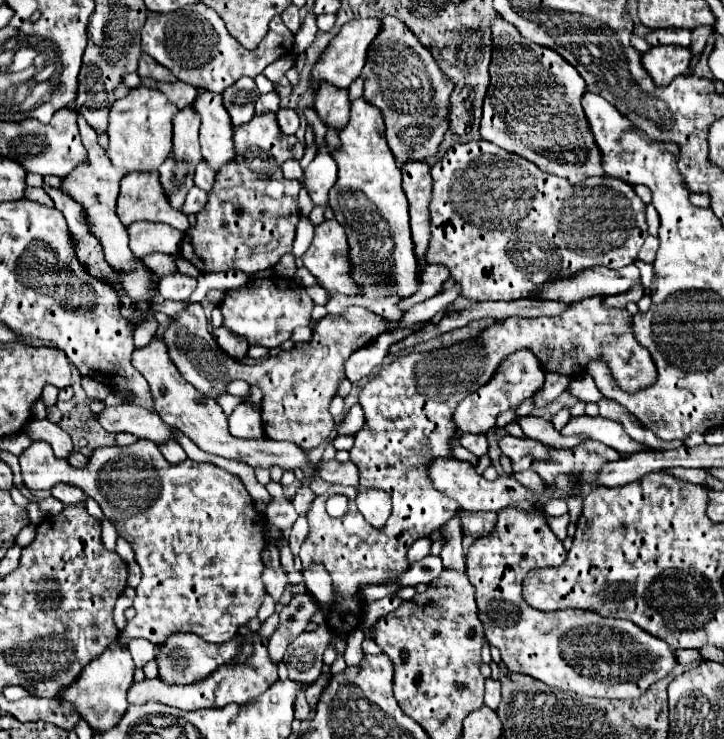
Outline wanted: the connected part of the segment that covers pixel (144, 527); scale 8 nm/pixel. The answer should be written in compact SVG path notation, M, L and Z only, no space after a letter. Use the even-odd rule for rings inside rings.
M147 439L127 447L97 447L81 469L55 457L51 445L45 441L33 441L19 459L23 481L29 489L51 489L57 483L81 487L99 503L103 515L133 547L143 579L135 589L135 617L127 621L127 627L119 637L123 647L127 647L133 637L149 639L161 647L173 631L191 631L209 643L225 643L237 633L239 625L245 625L257 615L267 595L261 581L261 573L265 569L261 553L267 547L267 519L253 507L253 499L237 475L231 475L213 463L197 463L191 459L171 465L161 455L159 447Z

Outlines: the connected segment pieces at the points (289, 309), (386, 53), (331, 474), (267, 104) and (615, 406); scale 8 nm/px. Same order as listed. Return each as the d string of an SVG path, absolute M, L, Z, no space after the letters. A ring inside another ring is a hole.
M273 277L271 281L253 281L239 289L227 291L223 303L219 305L223 313L223 325L229 327L233 333L245 337L249 345L263 345L263 347L279 347L283 341L291 337L291 331L299 325L311 325L311 309L313 301L305 293L303 285Z
M397 17L381 19L381 31L369 45L361 79L365 81L363 99L383 113L387 143L395 159L403 163L407 159L435 155L447 131L447 109L453 83L441 73L431 53L421 47L417 37Z
M335 459L325 461L319 471L319 477L337 485L353 485L353 487L359 485L359 471L357 471L357 465L351 461L347 463L339 463Z
M277 91L261 95L257 101L257 113L261 113L261 111L273 111L275 113L279 109L279 103L281 103L281 95Z
M601 399L599 401L599 413L605 419L615 419L615 421L621 421L625 425L629 425L629 421L631 421L631 415L619 403L615 403L611 399Z

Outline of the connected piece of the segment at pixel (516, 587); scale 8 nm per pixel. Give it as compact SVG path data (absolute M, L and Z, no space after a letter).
M513 507L497 513L499 521L495 529L477 539L467 553L467 577L475 587L475 599L479 607L479 619L485 627L485 639L489 645L501 651L501 659L509 671L531 675L545 685L559 691L573 691L589 697L607 697L607 699L635 699L641 697L651 683L663 679L677 665L673 649L665 641L649 635L641 627L625 619L607 619L595 611L581 609L561 609L561 611L539 611L529 607L521 597L521 581L529 569L561 565L567 557L563 543L549 529L541 515L523 513Z

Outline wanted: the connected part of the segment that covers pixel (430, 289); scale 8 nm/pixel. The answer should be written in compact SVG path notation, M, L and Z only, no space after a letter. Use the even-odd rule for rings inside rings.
M427 264L422 273L421 287L411 297L401 300L399 307L403 311L407 311L413 305L437 295L448 278L449 271L447 267L439 264Z

